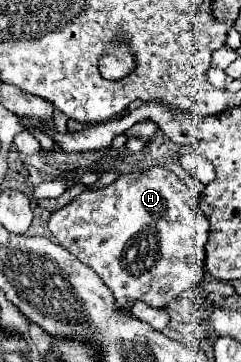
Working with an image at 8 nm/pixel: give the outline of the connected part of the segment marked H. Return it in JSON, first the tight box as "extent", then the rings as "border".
{"extent":[49,167,209,309],"border":[[[165,167],[127,173],[103,189],[81,193],[71,203],[51,213],[49,229],[59,245],[73,253],[81,263],[89,265],[105,281],[123,309],[129,309],[135,299],[161,309],[173,297],[195,287],[197,281],[203,279],[209,221],[201,213],[199,197],[191,189],[185,189],[177,175]]]}

